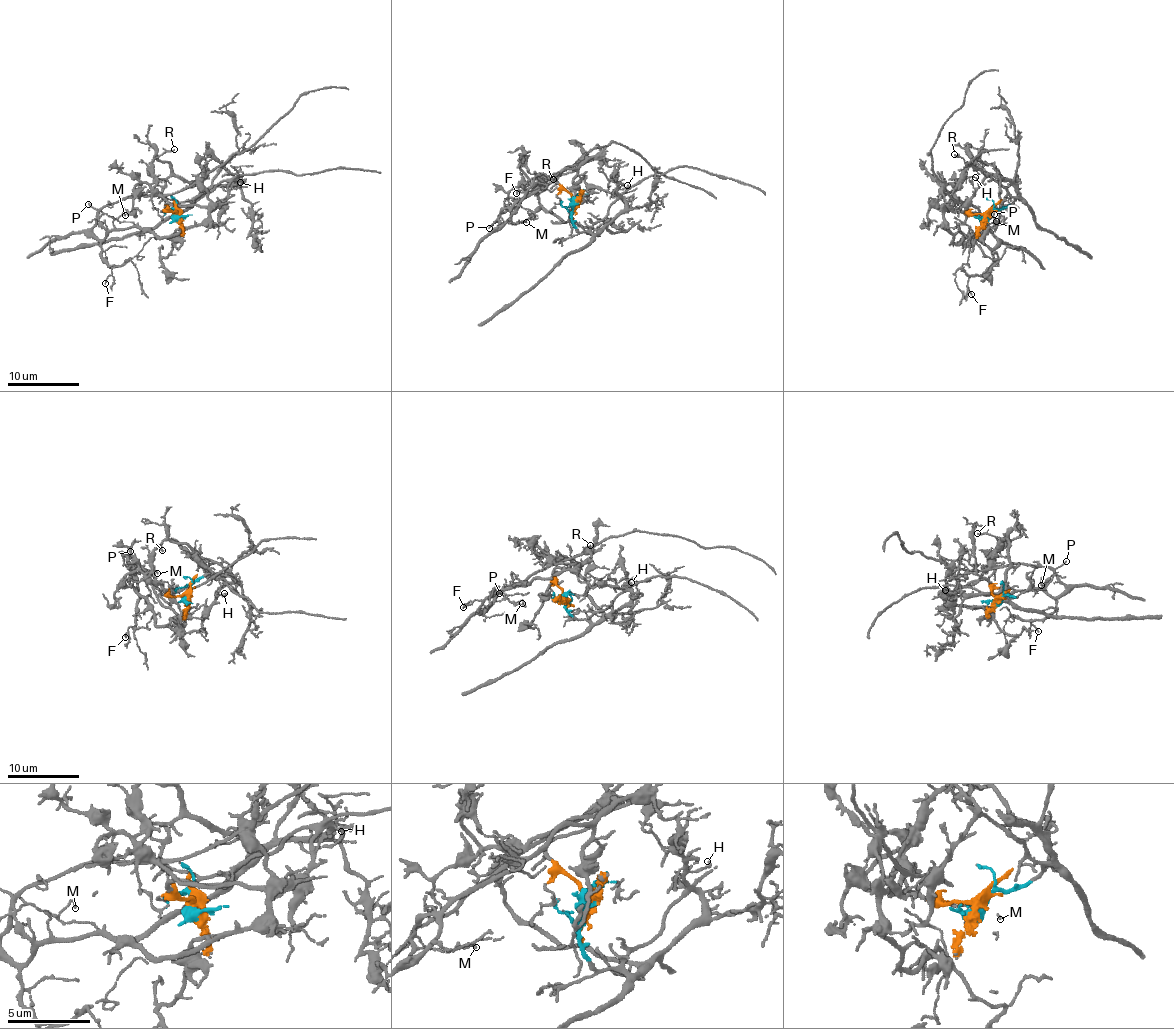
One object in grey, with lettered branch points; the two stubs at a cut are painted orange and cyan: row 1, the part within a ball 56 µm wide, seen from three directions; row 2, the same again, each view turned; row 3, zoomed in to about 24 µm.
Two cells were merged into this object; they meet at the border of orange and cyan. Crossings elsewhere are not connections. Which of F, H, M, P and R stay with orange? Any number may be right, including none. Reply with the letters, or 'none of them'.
F, M, P

